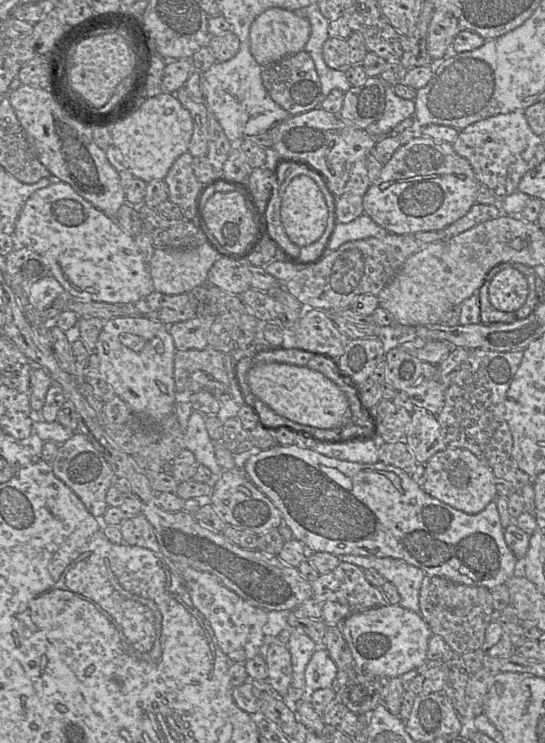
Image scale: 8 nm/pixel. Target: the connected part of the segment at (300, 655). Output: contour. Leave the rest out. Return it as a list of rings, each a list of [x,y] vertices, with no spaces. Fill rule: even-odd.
[[[292,628],[292,632],[290,634],[289,641],[286,644],[287,649],[291,654],[292,659],[292,683],[293,687],[298,688],[303,691],[302,700],[310,701],[310,695],[315,690],[310,690],[305,681],[305,669],[307,667],[308,662],[310,661],[313,653],[319,648],[315,642],[306,635],[302,630]]]

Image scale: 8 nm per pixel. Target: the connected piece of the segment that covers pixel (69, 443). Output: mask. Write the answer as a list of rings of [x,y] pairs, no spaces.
[[[75,432],[66,442],[59,444],[56,457],[51,466],[55,476],[80,498],[94,517],[104,515],[108,508],[106,502],[107,490],[118,477],[116,477],[102,453],[95,449],[85,435]]]

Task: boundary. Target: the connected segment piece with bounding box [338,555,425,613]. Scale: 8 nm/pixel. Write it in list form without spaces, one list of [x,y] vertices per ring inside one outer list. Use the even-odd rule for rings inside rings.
[[[359,555],[338,556],[341,561],[354,564],[363,570],[375,570],[392,583],[400,594],[399,605],[419,613],[419,593],[425,573],[403,560],[391,557],[368,557]]]

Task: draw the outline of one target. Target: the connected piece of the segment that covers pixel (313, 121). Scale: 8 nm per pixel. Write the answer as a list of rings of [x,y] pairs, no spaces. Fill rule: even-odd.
[[[318,107],[291,115],[283,121],[276,131],[272,148],[284,161],[303,160],[319,169],[326,176],[329,191],[335,197],[343,193],[355,163],[367,157],[380,138],[382,137],[376,137],[365,129],[348,125],[338,114]]]

